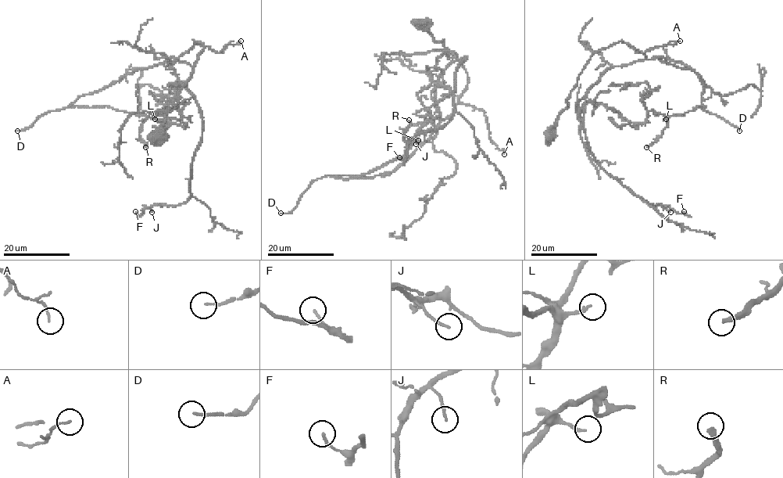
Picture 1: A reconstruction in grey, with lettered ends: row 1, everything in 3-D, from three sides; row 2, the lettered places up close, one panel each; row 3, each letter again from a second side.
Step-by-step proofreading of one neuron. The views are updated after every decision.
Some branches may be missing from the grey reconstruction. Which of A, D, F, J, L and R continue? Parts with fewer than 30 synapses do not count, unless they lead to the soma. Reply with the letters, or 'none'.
D, L, R

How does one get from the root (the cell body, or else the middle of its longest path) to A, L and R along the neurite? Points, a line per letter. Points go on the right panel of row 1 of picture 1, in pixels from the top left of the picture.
A: (550, 135), (595, 52), (620, 41), (636, 52), (645, 52), (680, 41)
L: (550, 135), (588, 60), (620, 41), (648, 59), (659, 57), (698, 74), (705, 107), (666, 119)
R: (550, 135), (590, 57), (623, 41), (648, 59), (691, 69), (703, 85), (705, 107), (670, 116), (646, 147)

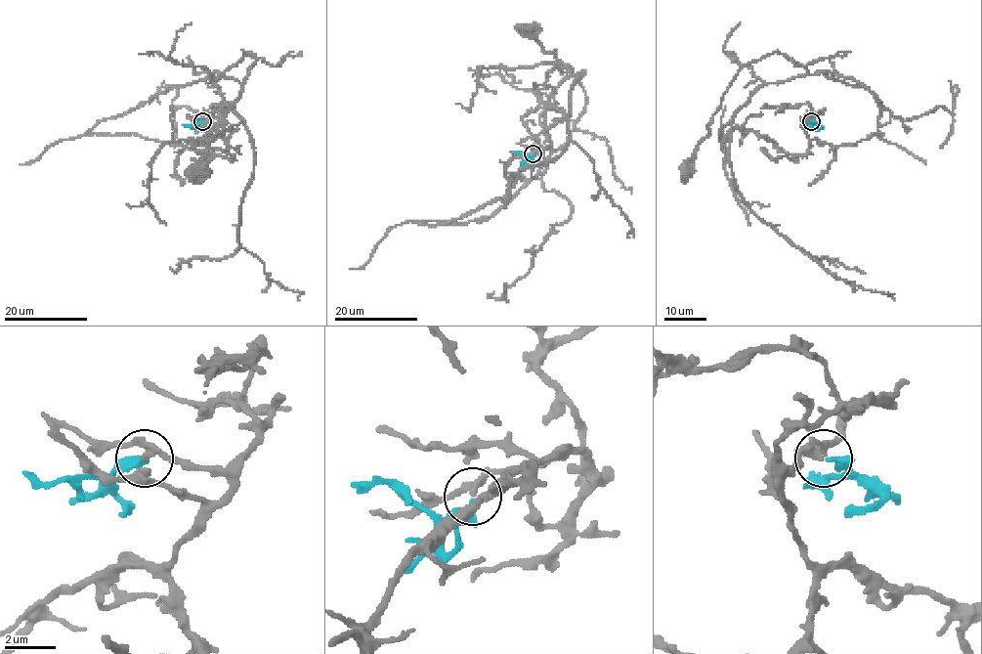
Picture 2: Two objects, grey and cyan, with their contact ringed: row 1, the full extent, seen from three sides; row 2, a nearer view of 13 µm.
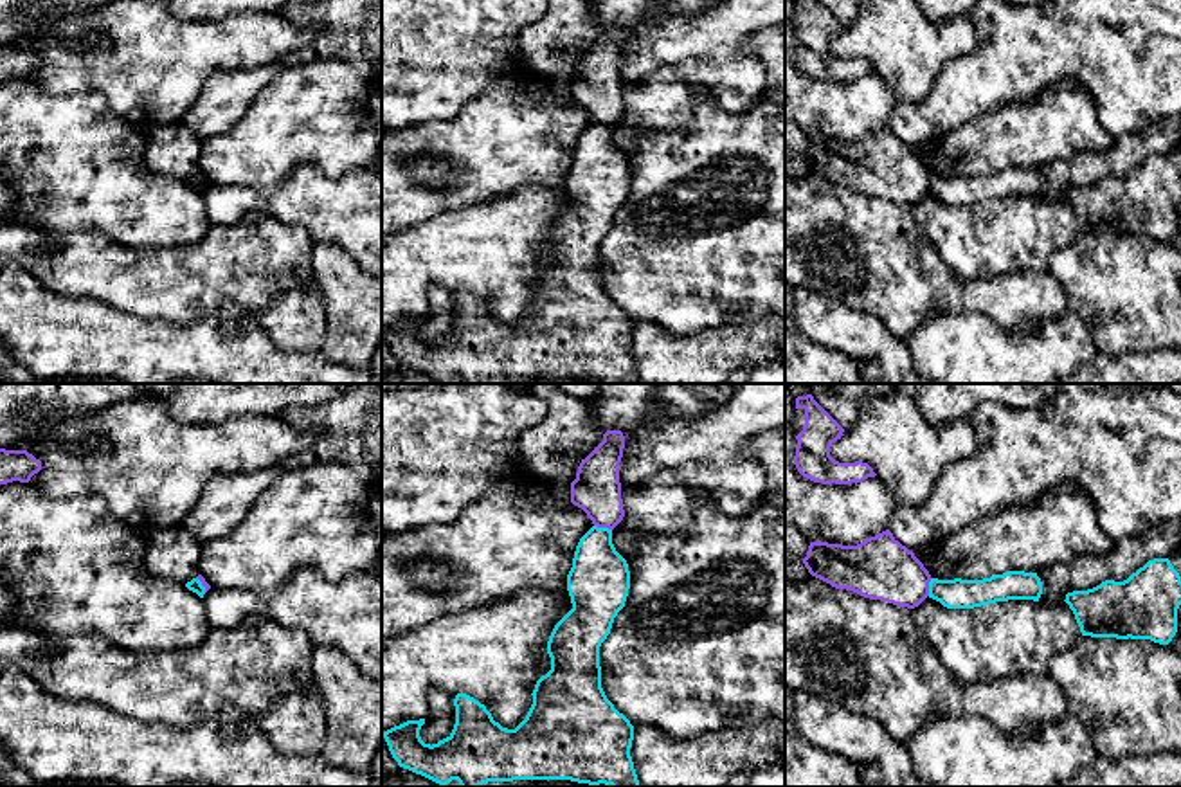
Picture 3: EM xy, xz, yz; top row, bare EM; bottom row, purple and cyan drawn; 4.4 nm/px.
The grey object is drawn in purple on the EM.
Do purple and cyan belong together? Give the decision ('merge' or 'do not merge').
do not merge

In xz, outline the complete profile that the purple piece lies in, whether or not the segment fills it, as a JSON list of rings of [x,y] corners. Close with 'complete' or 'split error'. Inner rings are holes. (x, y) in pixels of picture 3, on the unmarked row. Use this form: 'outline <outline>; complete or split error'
outline [[[607,27],[603,38],[581,56],[571,79],[571,99],[598,124],[614,126],[625,113],[619,79],[623,45],[623,29]]]; complete

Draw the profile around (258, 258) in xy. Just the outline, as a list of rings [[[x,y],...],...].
[[[248,214],[232,225],[211,225],[193,245],[131,249],[99,231],[72,231],[43,238],[29,227],[0,220],[0,270],[18,263],[47,290],[68,297],[92,297],[148,321],[191,324],[214,313],[225,301],[259,312],[277,295],[313,279],[315,241],[302,225],[286,225]]]

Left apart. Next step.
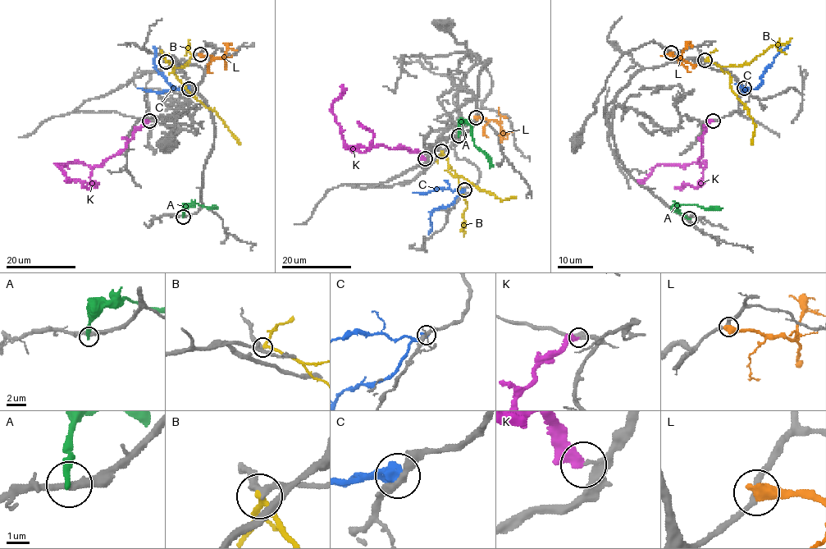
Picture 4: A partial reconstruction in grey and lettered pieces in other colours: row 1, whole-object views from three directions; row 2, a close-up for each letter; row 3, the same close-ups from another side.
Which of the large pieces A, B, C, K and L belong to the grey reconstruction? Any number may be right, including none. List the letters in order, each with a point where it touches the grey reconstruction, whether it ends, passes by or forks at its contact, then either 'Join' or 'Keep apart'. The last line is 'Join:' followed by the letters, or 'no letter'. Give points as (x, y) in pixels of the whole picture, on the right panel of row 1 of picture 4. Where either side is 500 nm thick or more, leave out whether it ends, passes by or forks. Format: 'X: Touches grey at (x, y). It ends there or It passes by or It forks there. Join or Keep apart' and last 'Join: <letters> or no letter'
A: Touches grey at (689, 218). It ends there. Keep apart
B: Touches grey at (705, 60). It passes by. Keep apart
C: Touches grey at (744, 88). It passes by. Keep apart
K: Touches grey at (713, 121). It ends there. Keep apart
L: Touches grey at (671, 52). Keep apart
Join: no letter

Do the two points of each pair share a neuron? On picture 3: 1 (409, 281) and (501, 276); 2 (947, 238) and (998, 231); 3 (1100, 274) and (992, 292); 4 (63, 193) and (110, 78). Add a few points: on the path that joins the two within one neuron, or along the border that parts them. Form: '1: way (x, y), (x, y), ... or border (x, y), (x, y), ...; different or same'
1: way (432, 272), (477, 272); same
2: way (960, 238), (985, 238); same
3: border (1046, 271), (1061, 287), (1068, 308); different
4: border (60, 94), (98, 90), (107, 105), (132, 125); different

